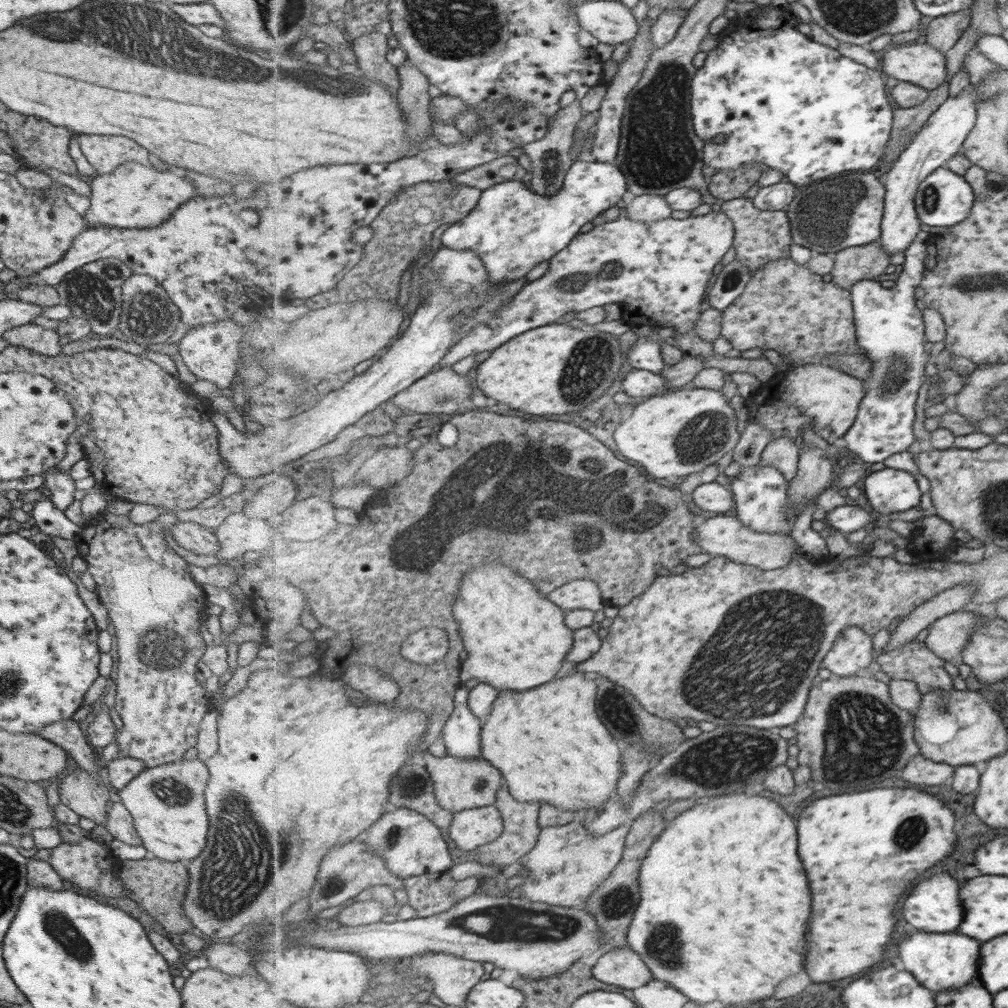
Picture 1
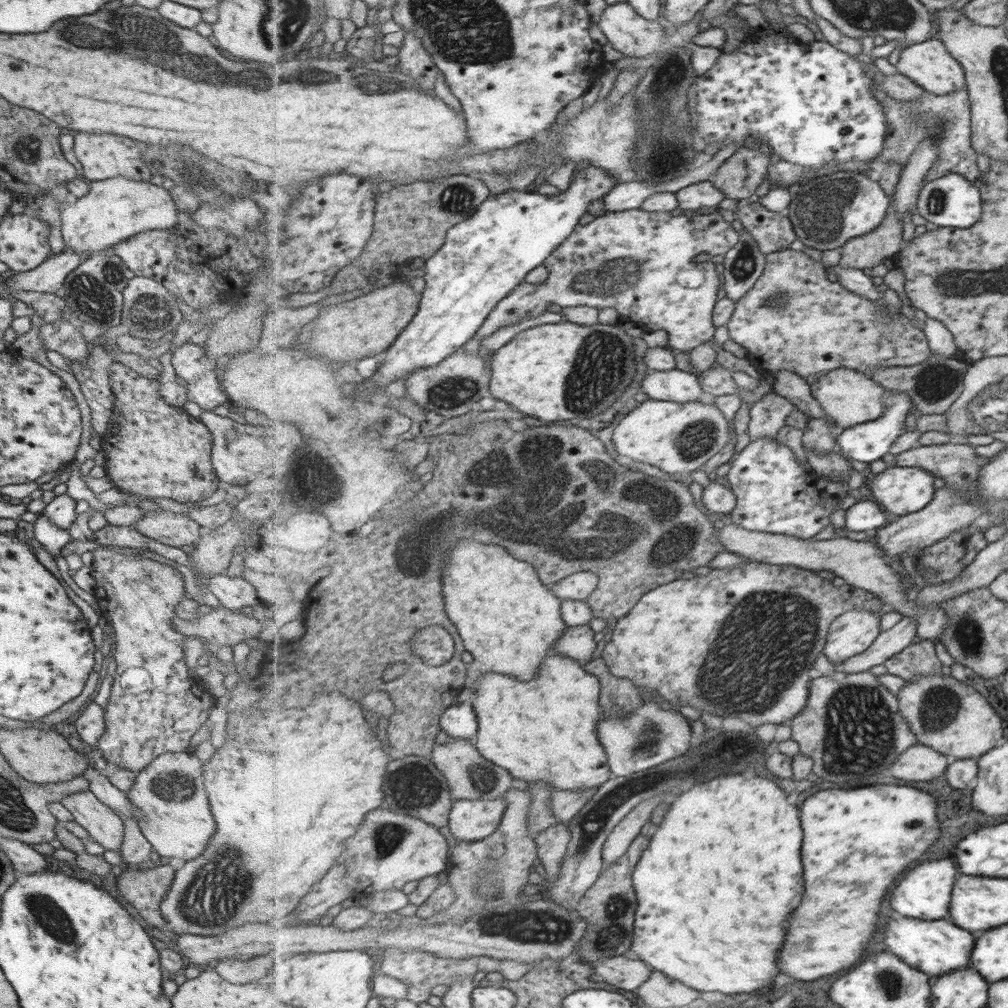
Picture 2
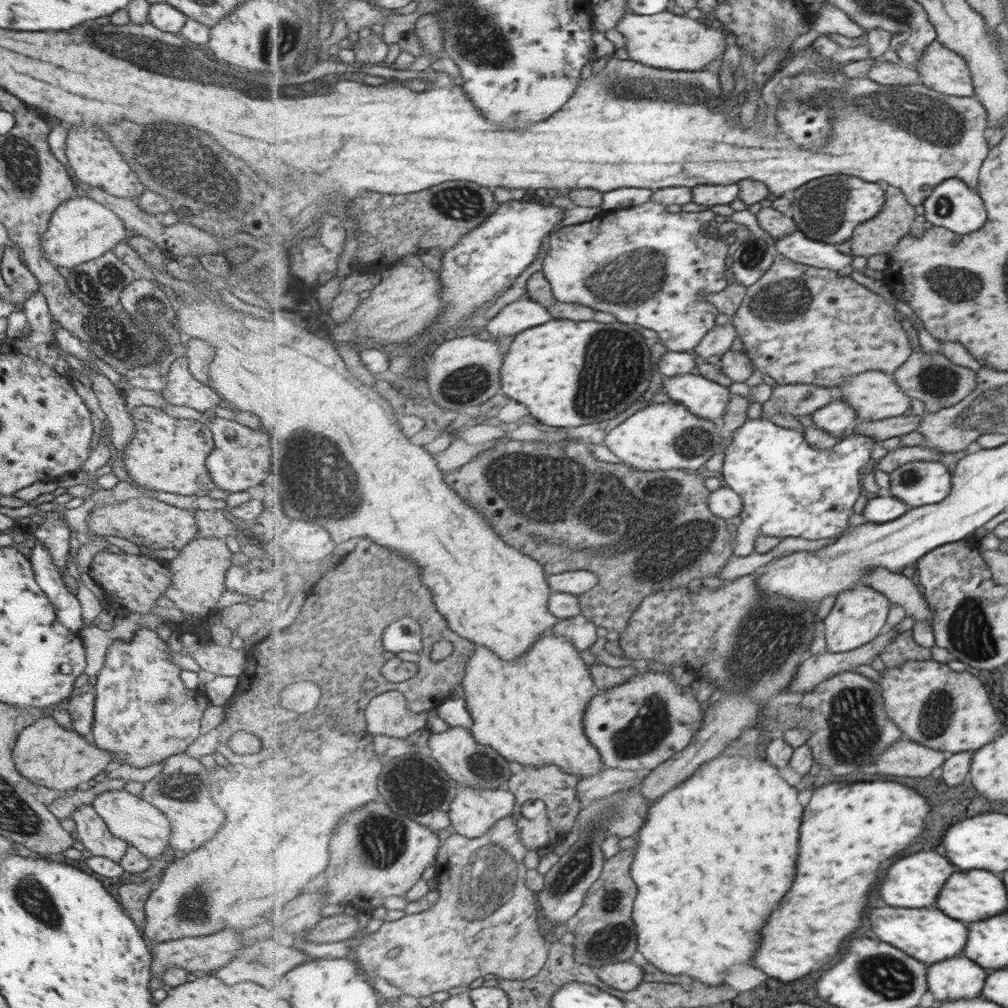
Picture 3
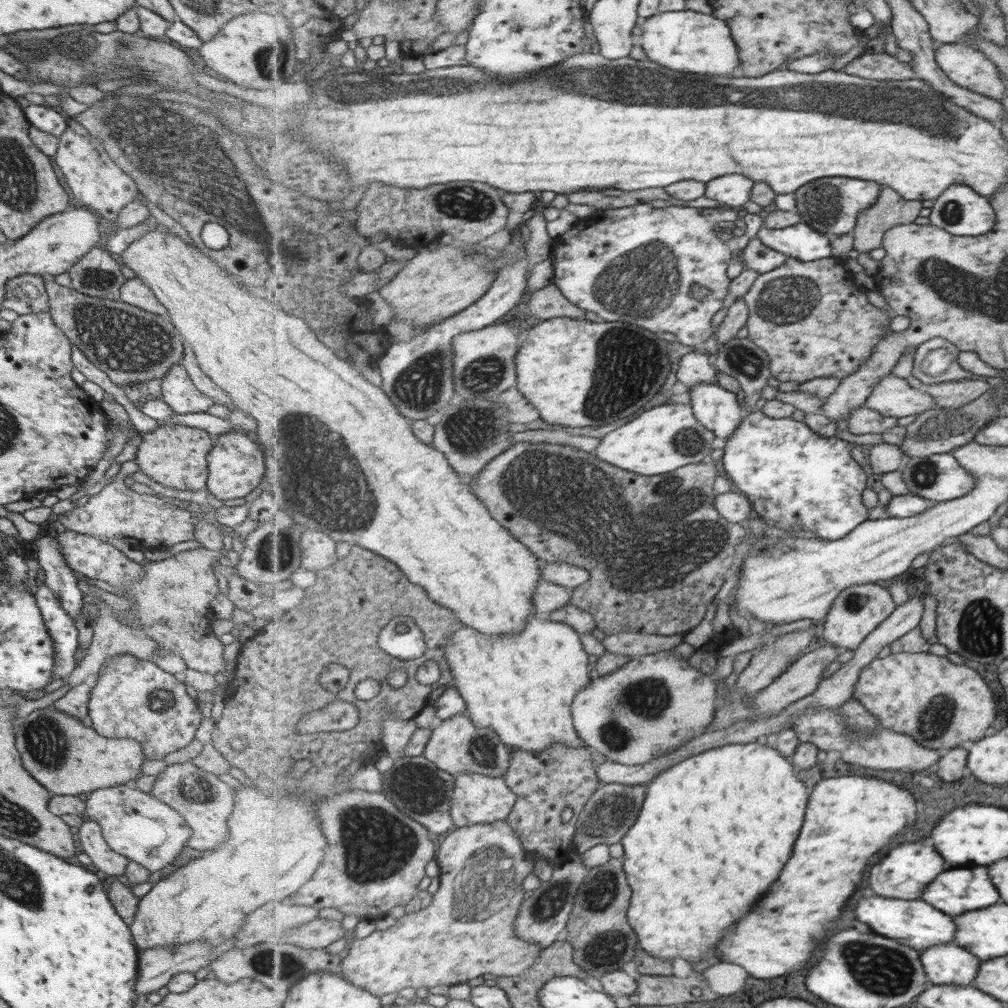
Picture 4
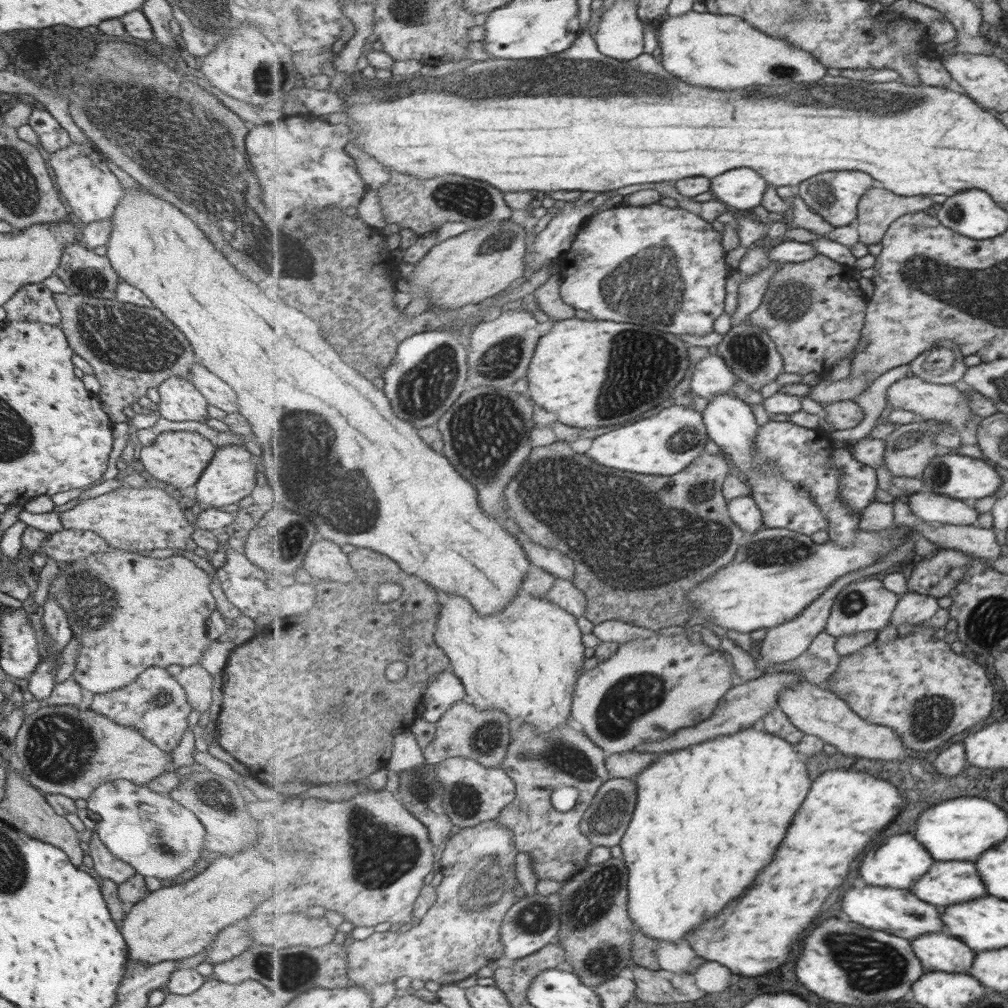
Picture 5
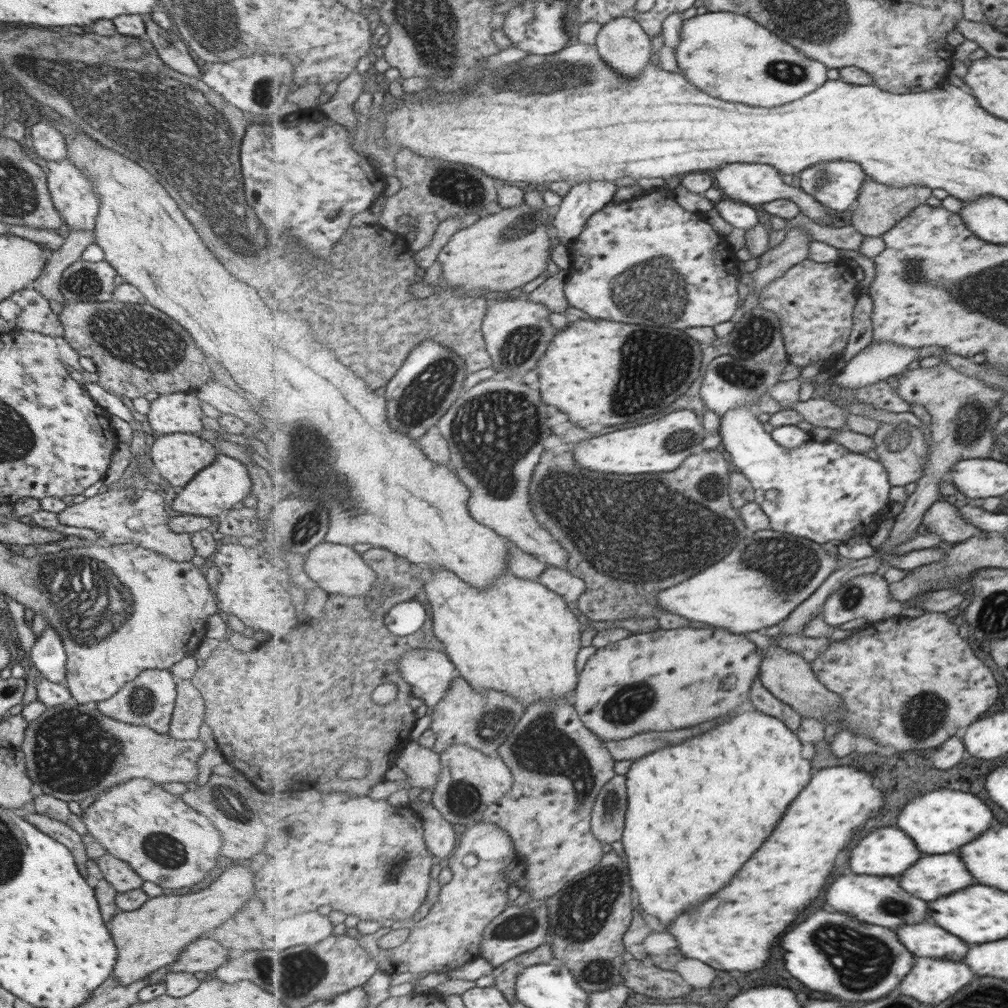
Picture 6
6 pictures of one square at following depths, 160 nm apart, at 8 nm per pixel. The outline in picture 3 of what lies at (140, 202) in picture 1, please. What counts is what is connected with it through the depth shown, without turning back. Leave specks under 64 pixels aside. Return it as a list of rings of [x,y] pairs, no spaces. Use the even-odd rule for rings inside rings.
[[[74,195],[59,204],[51,214],[47,229],[39,239],[42,247],[40,253],[53,268],[64,267],[70,270],[77,264],[97,259],[107,251],[112,251],[117,243],[124,241],[128,235],[121,219],[111,210],[89,198]]]

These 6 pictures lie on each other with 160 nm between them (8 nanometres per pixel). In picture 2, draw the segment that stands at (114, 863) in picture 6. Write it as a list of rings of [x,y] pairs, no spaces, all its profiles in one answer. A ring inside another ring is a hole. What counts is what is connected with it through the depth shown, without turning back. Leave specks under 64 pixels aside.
[[[89,789],[68,794],[60,800],[60,803],[73,816],[74,821],[88,832],[89,840],[98,842],[104,850],[119,850],[123,834],[122,820],[108,806],[105,806]]]

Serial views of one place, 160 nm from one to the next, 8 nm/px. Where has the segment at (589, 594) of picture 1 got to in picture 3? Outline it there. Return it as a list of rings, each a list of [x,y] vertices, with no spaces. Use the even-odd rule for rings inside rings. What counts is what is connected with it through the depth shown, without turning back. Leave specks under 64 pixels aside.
[[[585,569],[571,572],[553,573],[547,577],[553,591],[582,596],[598,586],[601,578],[598,573]]]

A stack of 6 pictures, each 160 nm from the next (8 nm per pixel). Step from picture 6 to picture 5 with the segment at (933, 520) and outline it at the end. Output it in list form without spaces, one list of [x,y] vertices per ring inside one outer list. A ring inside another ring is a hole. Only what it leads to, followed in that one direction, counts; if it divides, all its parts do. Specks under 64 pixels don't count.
[[[895,498],[892,502],[895,507],[895,523],[897,527],[907,527],[915,531],[920,536],[926,537],[930,542],[937,546],[937,549],[943,550],[959,550],[964,554],[976,558],[997,558],[1001,555],[1002,545],[997,540],[995,532],[987,528],[982,528],[977,525],[947,525],[945,523],[927,522],[918,516],[910,509],[908,504],[901,502]]]

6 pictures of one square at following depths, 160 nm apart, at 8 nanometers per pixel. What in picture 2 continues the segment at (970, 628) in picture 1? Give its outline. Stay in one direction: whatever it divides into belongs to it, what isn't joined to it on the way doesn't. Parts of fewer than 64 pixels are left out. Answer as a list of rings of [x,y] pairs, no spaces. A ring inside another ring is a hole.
[[[733,522],[722,523],[718,534],[727,551],[742,554],[750,560],[773,565],[799,566],[810,571],[831,571],[845,582],[876,594],[887,606],[892,605],[895,610],[905,613],[905,617],[915,617],[919,623],[917,635],[924,641],[939,641],[943,632],[942,628],[946,627],[948,618],[943,609],[937,606],[931,608],[918,606],[916,599],[909,601],[905,586],[902,585],[902,577],[891,568],[889,562],[881,555],[882,551],[873,541],[855,541],[837,536],[833,539],[811,541],[811,539],[800,539],[793,535],[747,530]]]

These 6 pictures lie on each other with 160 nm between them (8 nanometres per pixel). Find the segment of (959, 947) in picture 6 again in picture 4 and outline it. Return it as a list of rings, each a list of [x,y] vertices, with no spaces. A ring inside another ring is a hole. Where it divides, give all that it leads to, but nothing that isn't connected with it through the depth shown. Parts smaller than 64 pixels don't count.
[[[953,941],[923,950],[921,956],[930,984],[968,985],[977,978],[981,966],[978,957]]]

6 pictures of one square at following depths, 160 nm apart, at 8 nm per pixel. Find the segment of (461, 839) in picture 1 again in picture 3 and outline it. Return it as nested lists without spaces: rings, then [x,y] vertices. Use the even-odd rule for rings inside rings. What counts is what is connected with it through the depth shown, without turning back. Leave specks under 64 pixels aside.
[[[459,786],[450,808],[452,827],[467,838],[479,838],[513,814],[515,805],[516,796],[506,787]]]

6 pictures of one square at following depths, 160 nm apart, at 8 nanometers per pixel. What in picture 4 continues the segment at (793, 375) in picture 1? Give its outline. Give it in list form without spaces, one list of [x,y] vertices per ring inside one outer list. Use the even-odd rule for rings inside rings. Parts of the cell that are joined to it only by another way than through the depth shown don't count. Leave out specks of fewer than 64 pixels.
[[[890,375],[884,376],[874,386],[865,406],[882,412],[885,416],[903,418],[921,415],[936,407],[934,396],[924,388],[911,388],[905,378]]]

